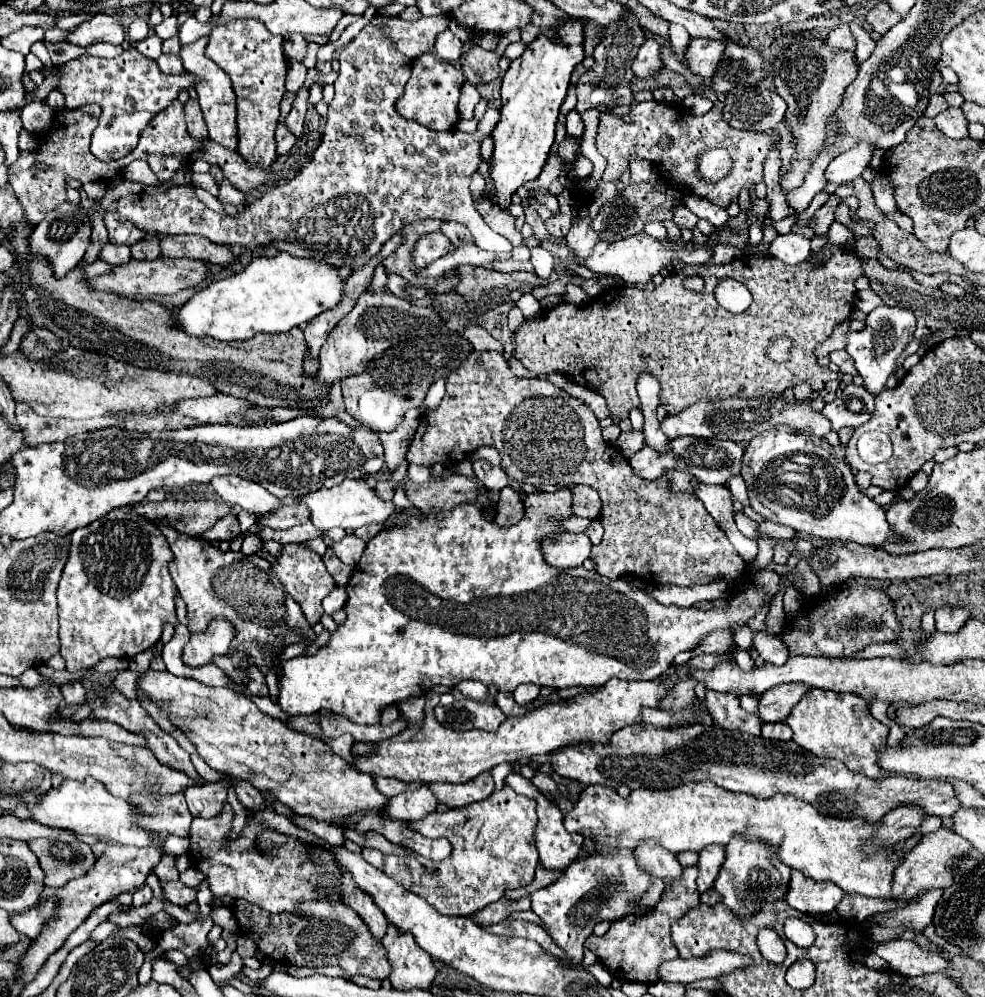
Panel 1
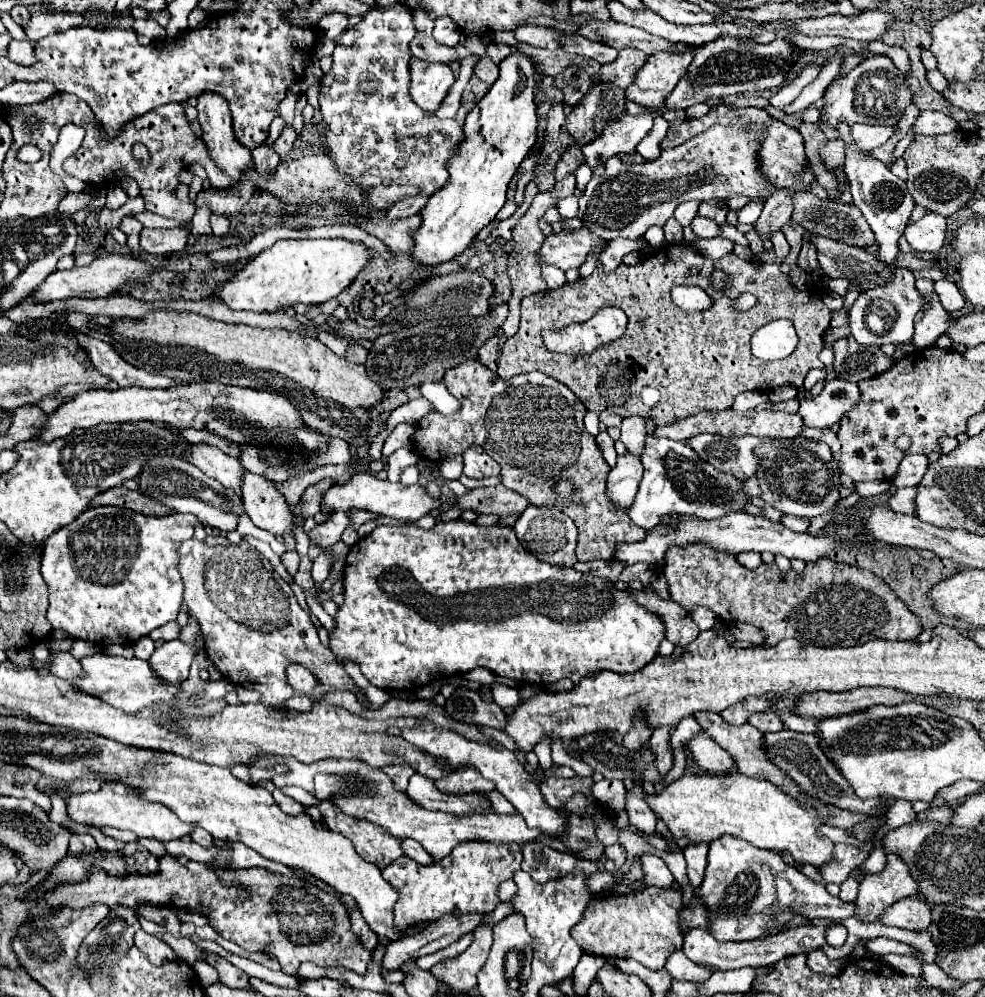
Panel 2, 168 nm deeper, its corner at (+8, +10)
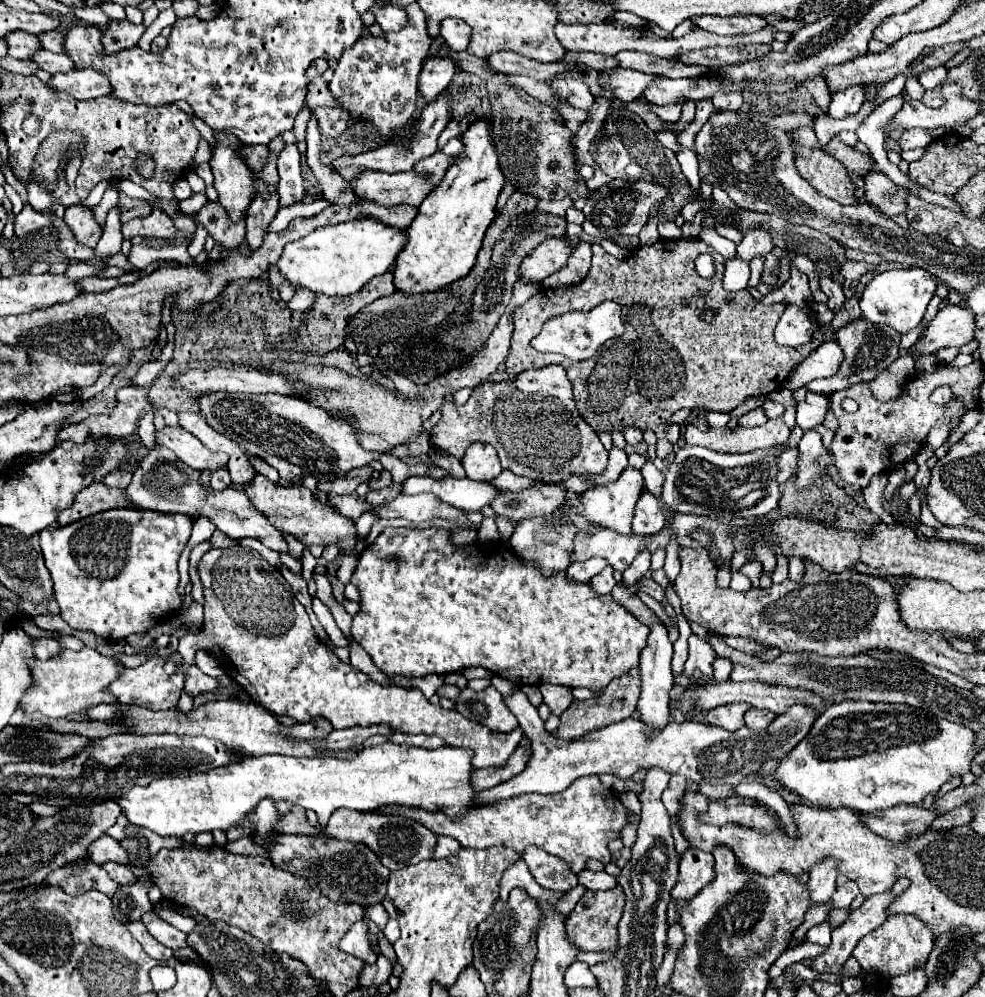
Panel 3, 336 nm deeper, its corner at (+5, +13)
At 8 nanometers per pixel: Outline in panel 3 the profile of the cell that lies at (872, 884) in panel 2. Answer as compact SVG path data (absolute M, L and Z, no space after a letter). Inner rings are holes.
M899 879L897 885L893 887L893 893L883 893L883 895L871 895L871 897L867 897L861 907L857 907L855 911L851 911L851 915L847 917L847 921L845 921L843 925L839 925L837 929L831 931L831 945L829 945L821 955L817 955L817 957L811 959L811 969L817 971L815 981L821 981L821 973L839 973L839 971L841 971L841 967L845 965L845 961L851 957L851 953L853 953L857 941L859 941L863 935L867 935L867 933L871 933L873 929L877 929L879 925L883 925L883 921L887 919L887 907L889 907L889 903L891 903L907 885L909 885L907 879Z

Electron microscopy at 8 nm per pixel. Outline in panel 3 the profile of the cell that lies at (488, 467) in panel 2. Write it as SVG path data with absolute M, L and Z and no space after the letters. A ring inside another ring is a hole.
M485 443L469 445L461 463L467 471L467 477L475 479L475 481L489 481L503 471L499 457L497 457L497 451Z

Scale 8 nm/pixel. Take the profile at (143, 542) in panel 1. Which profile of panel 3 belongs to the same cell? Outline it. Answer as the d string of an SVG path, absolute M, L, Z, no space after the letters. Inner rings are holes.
M109 509L65 527L41 531L41 551L55 583L61 617L79 631L91 631L107 641L123 641L131 633L147 633L155 623L179 611L179 557L191 537L191 517L143 509Z

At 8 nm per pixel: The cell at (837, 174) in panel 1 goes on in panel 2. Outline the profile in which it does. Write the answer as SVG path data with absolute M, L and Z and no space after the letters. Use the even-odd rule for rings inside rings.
M854 124L850 128L850 134L854 140L854 148L858 148L858 152L870 152L870 150L882 146L894 134L894 130L896 130L896 126Z

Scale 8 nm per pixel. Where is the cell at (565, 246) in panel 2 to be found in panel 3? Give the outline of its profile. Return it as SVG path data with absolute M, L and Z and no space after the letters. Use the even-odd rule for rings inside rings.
M549 239L543 241L537 249L533 249L519 267L519 279L521 281L543 281L545 277L559 271L567 257L571 255L571 249L567 245L567 239Z

